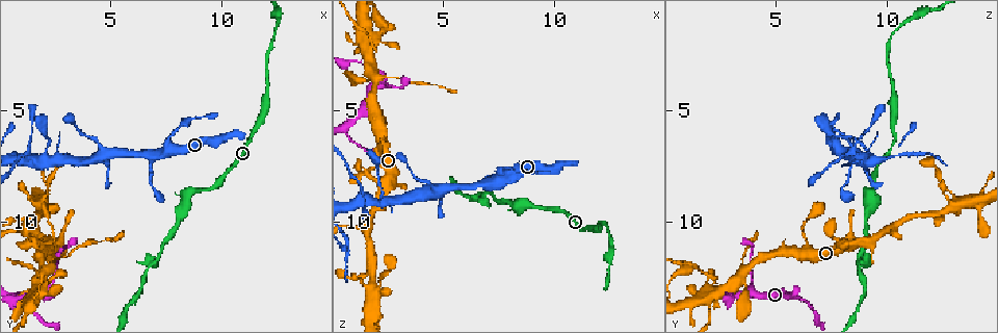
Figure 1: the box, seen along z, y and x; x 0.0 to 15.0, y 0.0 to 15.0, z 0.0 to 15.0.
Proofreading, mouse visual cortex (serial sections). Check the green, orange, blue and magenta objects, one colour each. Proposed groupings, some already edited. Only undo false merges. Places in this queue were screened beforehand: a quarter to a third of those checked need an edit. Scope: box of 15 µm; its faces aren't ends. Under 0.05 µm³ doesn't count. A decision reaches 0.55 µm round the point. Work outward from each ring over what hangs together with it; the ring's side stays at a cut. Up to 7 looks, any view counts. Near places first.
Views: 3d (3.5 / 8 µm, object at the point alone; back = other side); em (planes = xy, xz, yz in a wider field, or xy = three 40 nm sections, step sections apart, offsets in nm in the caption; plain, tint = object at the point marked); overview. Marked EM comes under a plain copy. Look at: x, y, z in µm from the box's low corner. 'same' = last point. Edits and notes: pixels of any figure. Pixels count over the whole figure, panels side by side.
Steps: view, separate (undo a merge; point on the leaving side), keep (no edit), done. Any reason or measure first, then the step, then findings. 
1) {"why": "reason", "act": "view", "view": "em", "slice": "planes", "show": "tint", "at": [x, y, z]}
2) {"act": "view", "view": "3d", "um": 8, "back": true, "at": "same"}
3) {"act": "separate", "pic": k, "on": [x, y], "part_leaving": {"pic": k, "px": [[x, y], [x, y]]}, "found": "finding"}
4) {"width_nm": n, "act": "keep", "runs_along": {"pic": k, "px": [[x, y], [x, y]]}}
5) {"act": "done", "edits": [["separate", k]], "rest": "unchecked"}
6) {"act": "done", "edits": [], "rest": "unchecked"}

{"why": "narrows sharply", "act": "view", "view": "em", "slice": "planes", "show": "tint", "at": [2.8, 11.6, 3.5]}

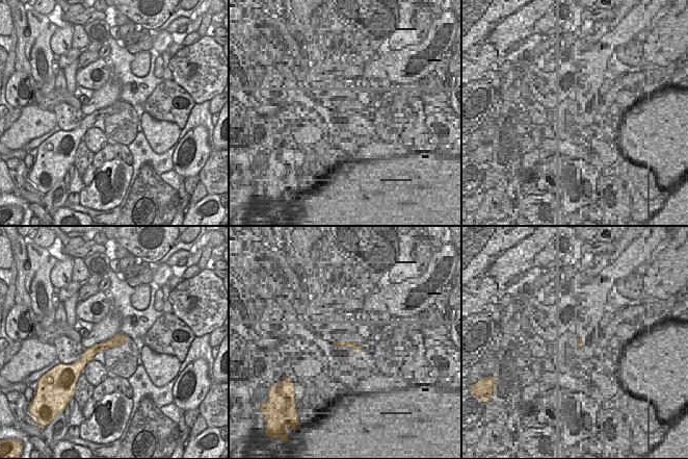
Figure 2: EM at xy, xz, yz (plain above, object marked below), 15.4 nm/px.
{"act": "view", "view": "3d", "um": 3.5, "at": "same"}

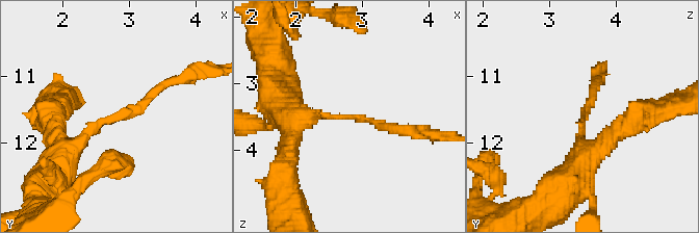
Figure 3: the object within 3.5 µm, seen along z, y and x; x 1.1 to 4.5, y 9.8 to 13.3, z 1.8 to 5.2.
{"arm_widths_nm": [150, 300], "act": "separate", "pic": 3, "on": [134, 109], "border": {"pic": 2, "px": [[96, 343], [98, 350]]}, "found": "two cells meet here"}

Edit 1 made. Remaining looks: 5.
{"why": "a narrow waist", "act": "view", "view": "3d", "um": 3.5, "at": [2.2, 12.6, 1.9]}

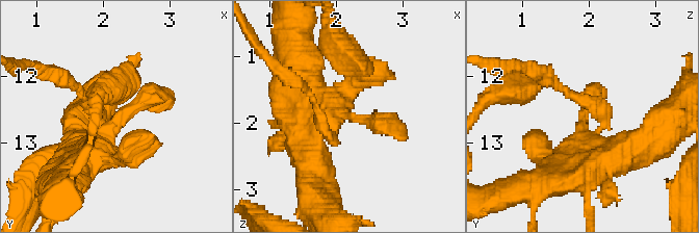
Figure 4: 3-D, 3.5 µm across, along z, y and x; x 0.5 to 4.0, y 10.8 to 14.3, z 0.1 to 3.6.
{"act": "view", "view": "em", "slice": "xy", "step": 1, "show": "tint", "at": [2.25, 12.60, 1.90]}

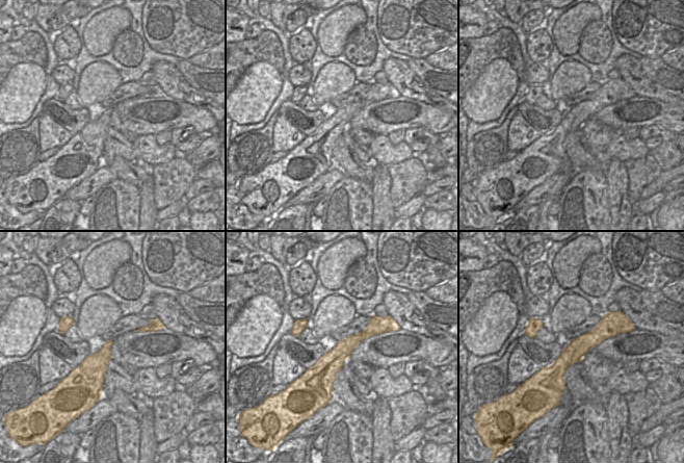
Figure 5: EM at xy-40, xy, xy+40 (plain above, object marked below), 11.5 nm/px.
{"act": "separate", "pic": 4, "on": [575, 98], "part_leaving": {"pic": 4, "px": [[606, 123], [545, 75]]}, "found": "a second cell is stuck on"}

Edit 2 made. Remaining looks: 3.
{"act": "view", "view": "overview"}

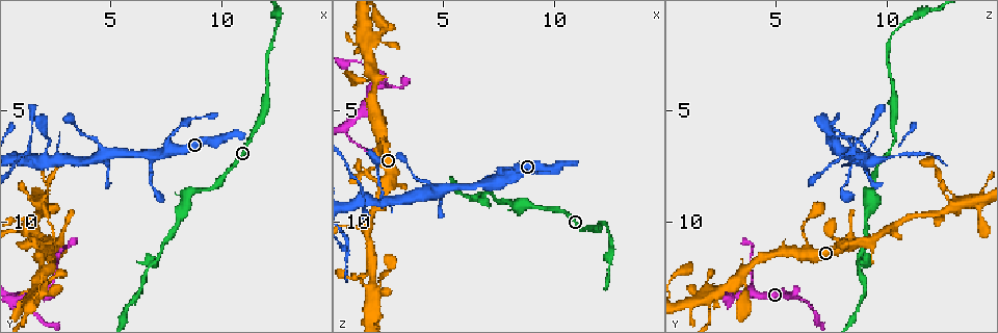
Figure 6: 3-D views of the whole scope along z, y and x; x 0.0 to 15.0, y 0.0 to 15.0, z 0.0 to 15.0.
{"why": "sudden change in width", "act": "view", "view": "3d", "um": 3.5, "at": [7.5, 6.6, 7.9]}

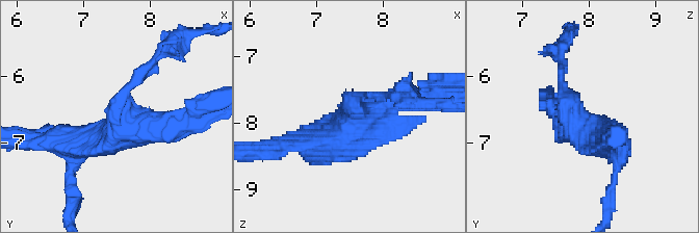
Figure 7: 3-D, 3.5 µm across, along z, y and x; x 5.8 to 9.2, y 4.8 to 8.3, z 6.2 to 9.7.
{"why": "now the EM", "act": "view", "view": "em", "slice": "xy", "step": 3, "show": "tint", "at": [7.55, 6.55, 7.80]}

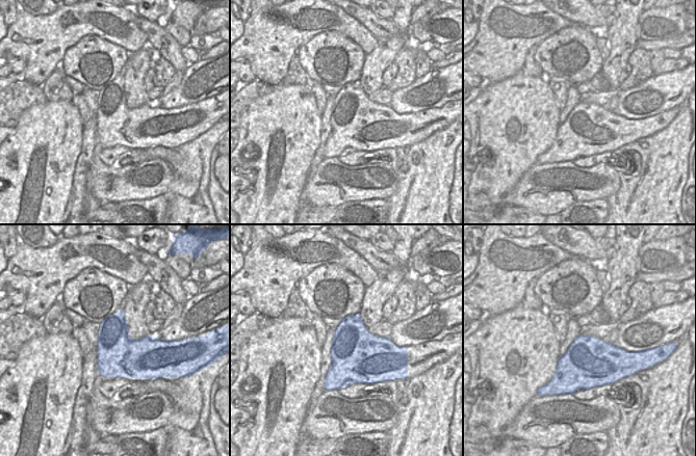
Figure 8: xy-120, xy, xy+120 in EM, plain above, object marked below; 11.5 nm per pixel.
{"act": "keep", "runs_along": {"pic": 7, "px": [[426, 98], [305, 143]]}, "found": "one cell here"}

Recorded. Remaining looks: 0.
{"act": "done", "edits": [["separate", 3], ["separate", 4]], "rest": "unchecked"}

